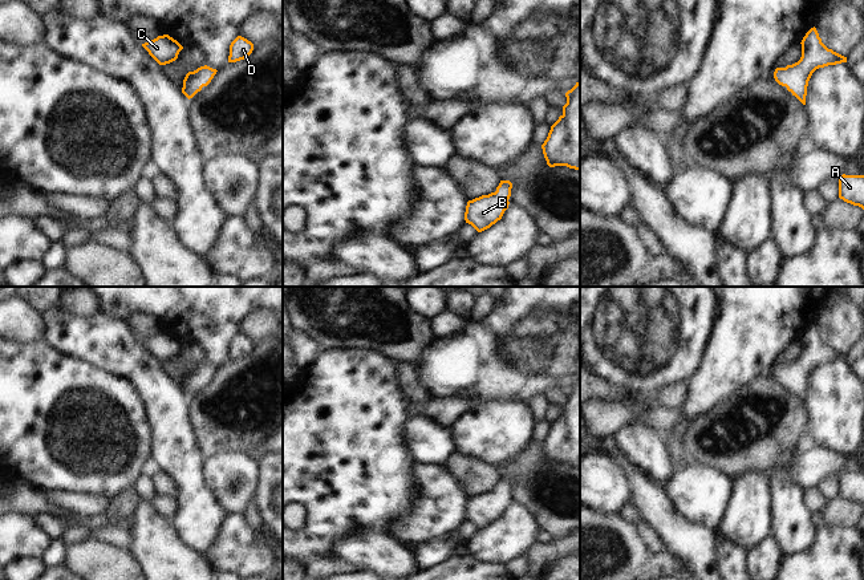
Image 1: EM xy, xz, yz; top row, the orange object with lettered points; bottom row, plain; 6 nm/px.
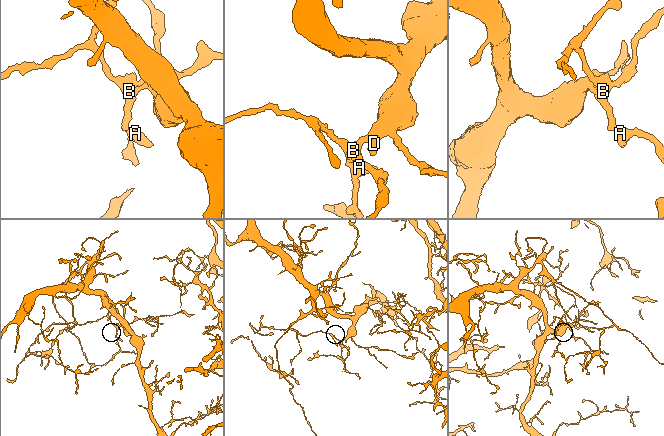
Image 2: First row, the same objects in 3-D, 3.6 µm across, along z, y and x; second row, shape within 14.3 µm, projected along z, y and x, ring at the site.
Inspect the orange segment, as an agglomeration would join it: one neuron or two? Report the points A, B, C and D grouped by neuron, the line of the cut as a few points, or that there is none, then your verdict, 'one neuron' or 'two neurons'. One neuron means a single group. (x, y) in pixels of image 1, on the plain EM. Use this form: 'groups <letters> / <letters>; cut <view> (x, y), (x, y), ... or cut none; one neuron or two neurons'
groups A B C D; cut none; one neuron

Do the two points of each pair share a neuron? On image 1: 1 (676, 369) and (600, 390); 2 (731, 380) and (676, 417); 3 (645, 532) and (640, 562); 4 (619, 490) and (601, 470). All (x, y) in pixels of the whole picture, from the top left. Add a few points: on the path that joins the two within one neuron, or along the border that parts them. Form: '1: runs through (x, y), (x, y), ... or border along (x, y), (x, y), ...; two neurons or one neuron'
1: border along (593, 373), (612, 385), (627, 388), (641, 396); two neurons
2: border along (680, 409), (690, 422); two neurons
3: border along (636, 527), (641, 540), (650, 551), (666, 552); two neurons
4: runs through (613, 485), (604, 475); one neuron

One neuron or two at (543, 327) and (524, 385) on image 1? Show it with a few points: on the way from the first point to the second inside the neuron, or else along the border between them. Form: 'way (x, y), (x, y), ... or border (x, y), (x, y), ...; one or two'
way (530, 341), (524, 347), (524, 370); one

